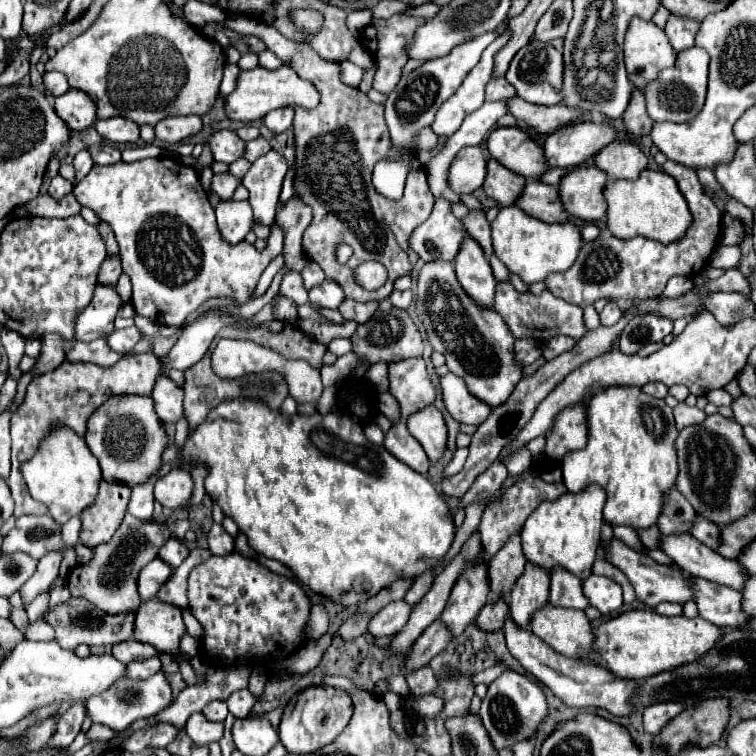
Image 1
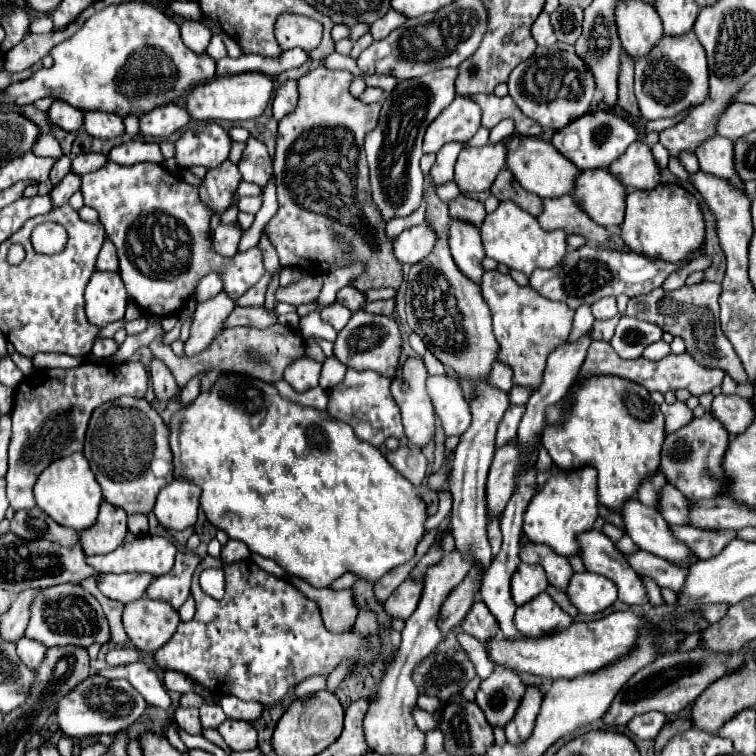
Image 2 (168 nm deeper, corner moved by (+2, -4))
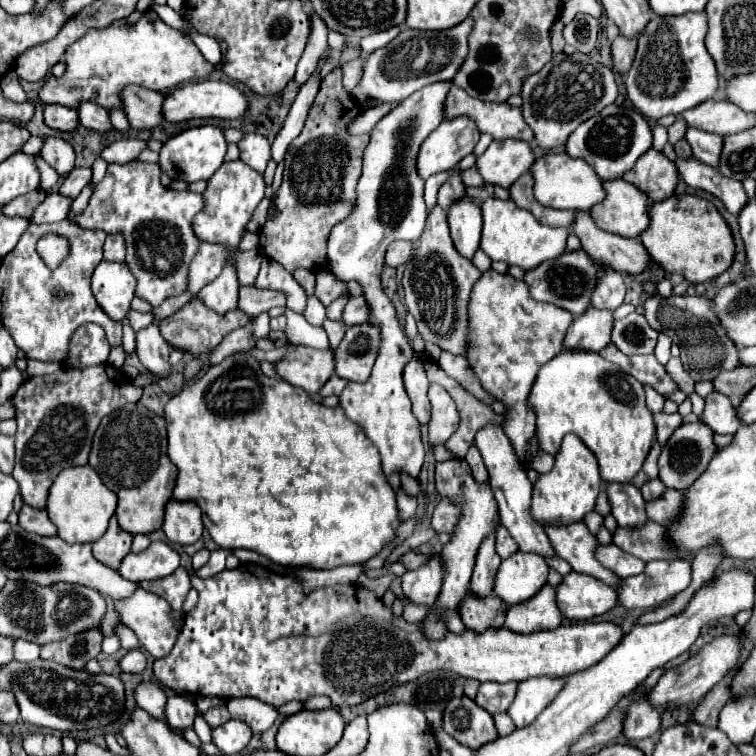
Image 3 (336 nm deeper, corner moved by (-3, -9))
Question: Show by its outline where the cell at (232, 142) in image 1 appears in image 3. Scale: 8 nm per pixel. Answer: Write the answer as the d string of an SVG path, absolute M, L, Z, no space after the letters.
M216 125L194 127L194 129L188 129L188 131L182 131L182 133L170 137L164 143L164 147L160 151L160 167L172 179L182 179L188 183L194 183L200 179L210 179L224 163L226 147L228 147L228 143L226 143L224 131L220 127L216 127Z

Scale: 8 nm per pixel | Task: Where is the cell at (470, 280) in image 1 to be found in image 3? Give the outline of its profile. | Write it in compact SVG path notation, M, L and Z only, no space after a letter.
M472 199L456 201L448 209L448 223L456 251L462 257L472 259L474 253L480 249L480 235L482 235L480 205Z

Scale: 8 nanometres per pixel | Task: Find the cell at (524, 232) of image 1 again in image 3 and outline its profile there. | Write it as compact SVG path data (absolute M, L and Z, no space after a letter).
M494 197L486 199L482 203L482 215L484 215L484 229L480 249L492 261L504 261L508 265L522 267L524 271L532 271L536 269L536 265L542 265L548 259L556 259L566 251L568 229L540 225L530 211L520 209L510 199L508 201L500 201Z

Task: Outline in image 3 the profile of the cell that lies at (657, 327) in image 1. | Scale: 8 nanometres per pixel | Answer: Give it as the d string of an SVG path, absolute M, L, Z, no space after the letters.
M630 313L614 323L612 343L624 355L650 355L654 353L658 333L646 323L640 313Z

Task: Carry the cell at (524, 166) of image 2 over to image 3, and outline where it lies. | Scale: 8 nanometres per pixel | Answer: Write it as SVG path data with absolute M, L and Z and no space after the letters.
M546 153L542 157L536 157L530 173L534 177L534 197L544 207L590 211L592 205L596 205L604 199L602 181L594 173L594 169L586 161L574 159L566 153Z

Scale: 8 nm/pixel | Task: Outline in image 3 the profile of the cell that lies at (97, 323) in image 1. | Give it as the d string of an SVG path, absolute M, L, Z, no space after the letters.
M100 261L92 275L92 293L98 305L112 321L122 321L130 311L134 299L136 279L132 277L126 263Z

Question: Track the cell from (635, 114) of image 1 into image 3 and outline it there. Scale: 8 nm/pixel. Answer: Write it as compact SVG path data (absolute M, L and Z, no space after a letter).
M616 37L612 43L612 57L614 57L614 69L622 75L628 73L628 69L634 63L636 55L636 39L626 39L626 37Z

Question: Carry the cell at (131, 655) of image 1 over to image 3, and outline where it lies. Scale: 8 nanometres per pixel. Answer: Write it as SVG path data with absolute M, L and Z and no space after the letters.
M139 649L131 650L118 661L120 669L126 673L140 674L147 665L147 659L144 653Z

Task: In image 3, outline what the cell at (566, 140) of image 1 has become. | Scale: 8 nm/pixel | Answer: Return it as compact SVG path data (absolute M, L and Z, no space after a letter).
M608 105L602 113L584 121L566 141L566 153L588 161L588 165L596 169L596 175L602 181L622 177L626 171L634 167L636 159L650 147L652 147L652 131L644 115L640 115L636 109L624 109L616 105Z

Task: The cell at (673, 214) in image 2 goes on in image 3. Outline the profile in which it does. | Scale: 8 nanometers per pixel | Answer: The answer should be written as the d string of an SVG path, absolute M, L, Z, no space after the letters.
M672 195L648 207L648 229L640 235L648 255L666 271L678 273L688 281L708 281L726 271L734 257L734 239L730 227L718 209L696 195Z

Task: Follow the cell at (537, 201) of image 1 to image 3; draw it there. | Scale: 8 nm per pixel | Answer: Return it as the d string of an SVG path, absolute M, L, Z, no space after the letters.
M576 211L576 219L572 221L570 231L578 235L590 257L620 273L642 273L650 261L640 239L626 239L602 231L586 211Z

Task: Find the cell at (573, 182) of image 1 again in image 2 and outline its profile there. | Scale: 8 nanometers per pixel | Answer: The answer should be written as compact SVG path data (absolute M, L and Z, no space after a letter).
M585 170L577 178L573 200L603 226L621 226L625 220L625 186L607 170Z

